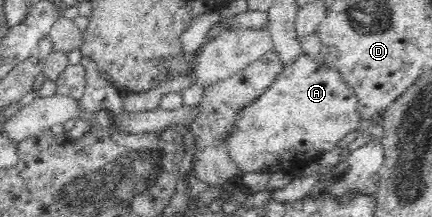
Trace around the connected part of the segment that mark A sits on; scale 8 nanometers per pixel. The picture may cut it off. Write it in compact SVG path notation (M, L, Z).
M301 54L298 59L283 66L274 83L254 103L240 111L235 130L225 139L227 152L239 167L238 177L252 171L266 171L270 175L278 172L298 173L327 151L332 151L348 133L358 129L361 120L358 105L356 92L346 86L338 70L326 66L320 59Z

